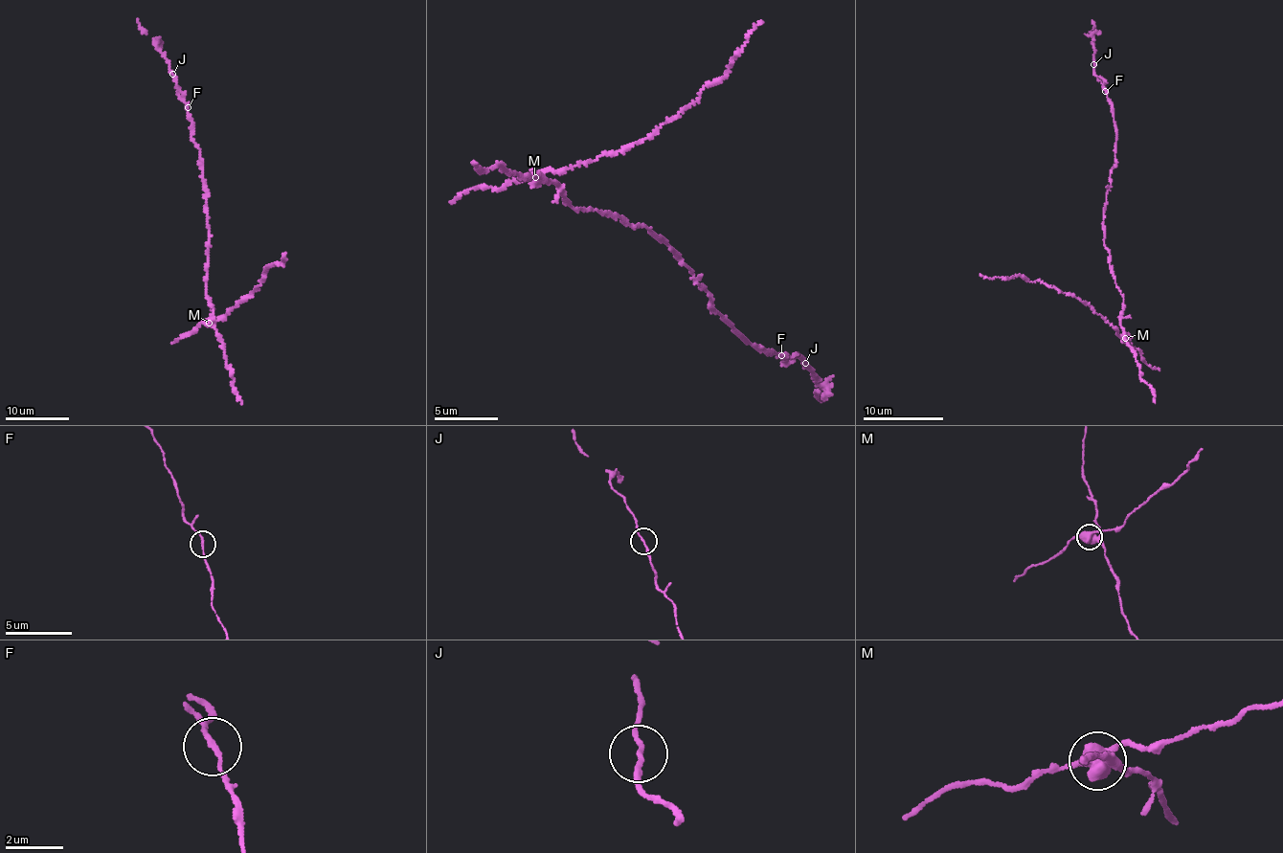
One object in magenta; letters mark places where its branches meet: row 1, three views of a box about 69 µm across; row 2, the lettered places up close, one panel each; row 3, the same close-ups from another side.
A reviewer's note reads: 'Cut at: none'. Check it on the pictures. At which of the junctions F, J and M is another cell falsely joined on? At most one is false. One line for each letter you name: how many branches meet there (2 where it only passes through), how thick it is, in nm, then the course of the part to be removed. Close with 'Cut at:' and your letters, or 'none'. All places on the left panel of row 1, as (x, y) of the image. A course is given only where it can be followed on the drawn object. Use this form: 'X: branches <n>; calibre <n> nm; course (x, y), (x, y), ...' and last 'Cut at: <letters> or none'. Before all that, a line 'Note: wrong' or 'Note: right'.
Note: wrong
M: branches 4; calibre 460 nm; course (209, 323), (226, 316), (241, 300), (256, 292), (267, 268), (281, 263), (286, 252)
Cut at: M

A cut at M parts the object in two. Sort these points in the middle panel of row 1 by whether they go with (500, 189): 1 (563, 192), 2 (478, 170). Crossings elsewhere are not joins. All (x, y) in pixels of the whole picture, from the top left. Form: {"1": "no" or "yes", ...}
{"1": "no", "2": "no"}

